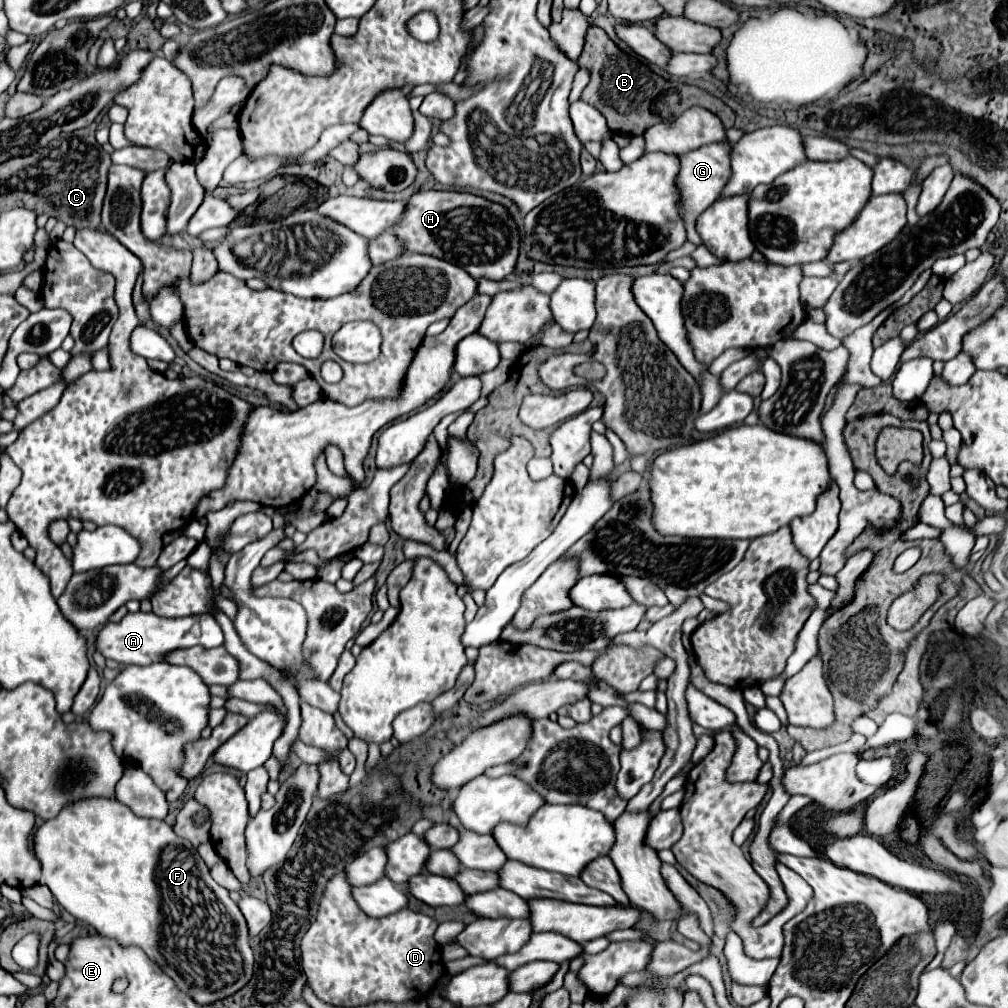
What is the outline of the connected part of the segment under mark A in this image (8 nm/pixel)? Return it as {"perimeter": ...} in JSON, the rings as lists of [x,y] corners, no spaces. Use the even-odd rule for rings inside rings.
{"perimeter":[[[136,612],[126,614],[120,622],[108,622],[102,626],[102,630],[96,634],[94,648],[104,658],[112,658],[120,664],[138,664],[148,666],[154,662],[162,662],[166,652],[178,650],[178,648],[190,648],[190,646],[204,646],[204,648],[216,648],[224,644],[224,634],[218,622],[208,616],[188,616],[188,618],[160,618],[154,612]]]}

